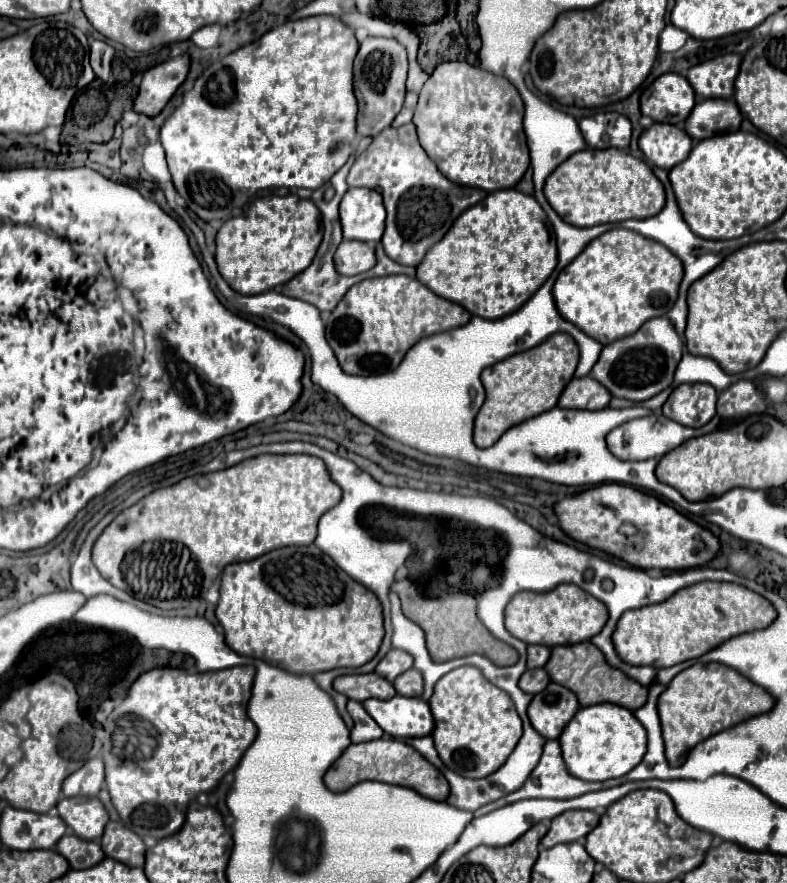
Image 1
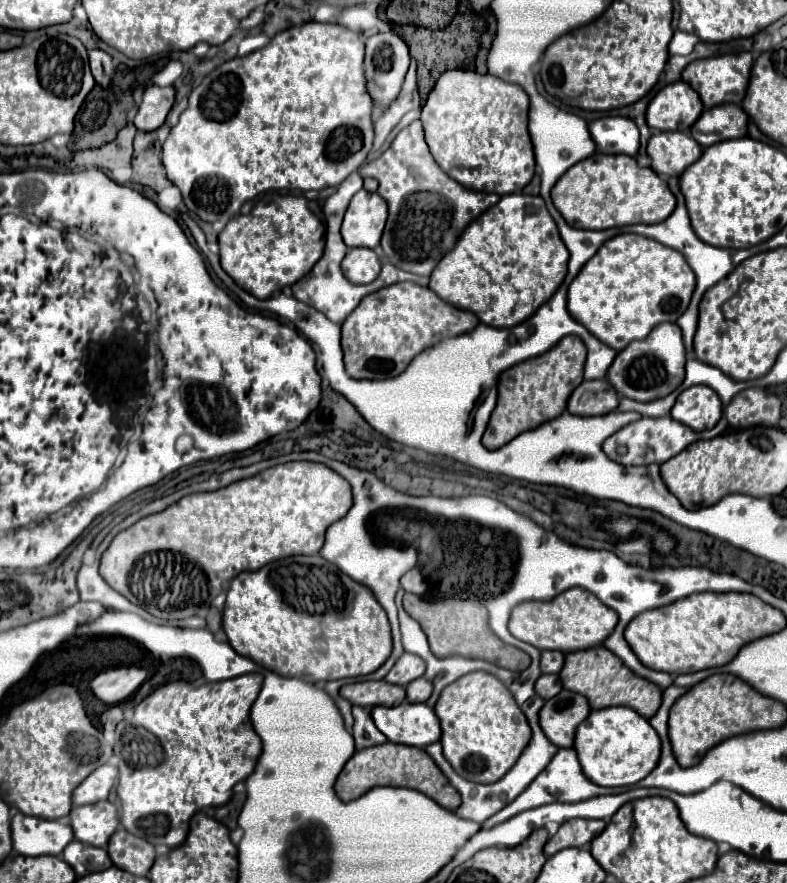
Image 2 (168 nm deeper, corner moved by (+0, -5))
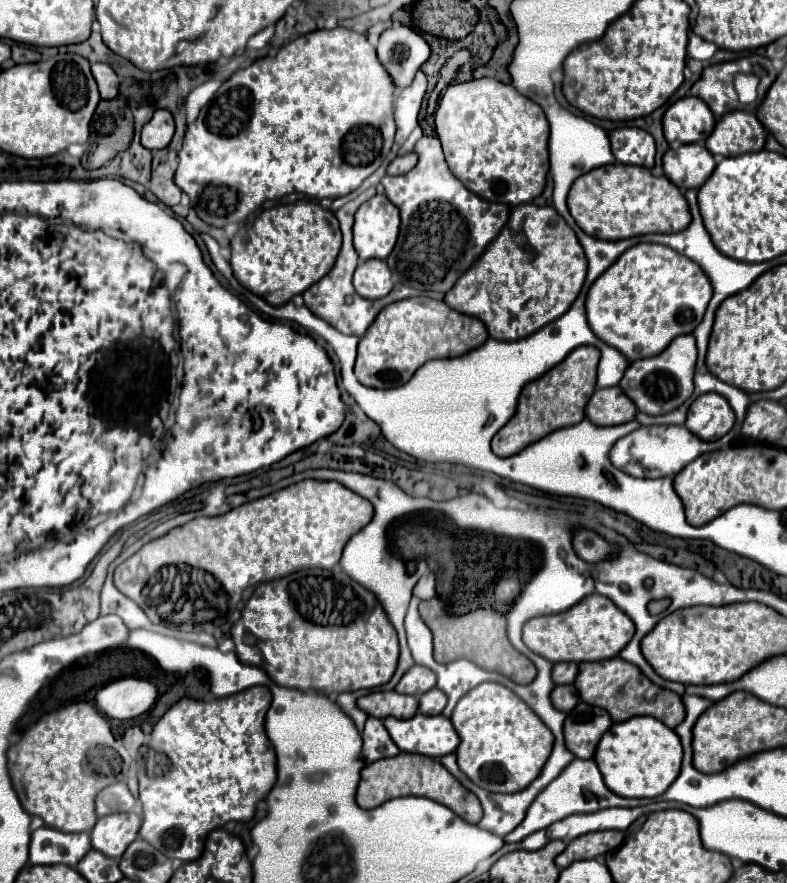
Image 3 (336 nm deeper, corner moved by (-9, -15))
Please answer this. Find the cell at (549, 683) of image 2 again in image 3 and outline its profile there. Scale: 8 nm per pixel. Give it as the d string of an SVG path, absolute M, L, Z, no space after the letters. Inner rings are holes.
M555 686L551 692L551 702L557 710L561 712L569 712L575 708L575 704L579 702L579 692L577 688L571 686Z

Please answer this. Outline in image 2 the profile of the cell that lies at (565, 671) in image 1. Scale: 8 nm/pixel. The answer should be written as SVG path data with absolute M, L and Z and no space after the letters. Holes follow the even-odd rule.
M604 646L566 654L560 680L566 690L586 696L592 710L610 708L610 706L628 706L638 714L642 714L644 718L652 718L662 704L662 688L650 680L636 676L630 668L624 666L624 662L616 654L612 654Z

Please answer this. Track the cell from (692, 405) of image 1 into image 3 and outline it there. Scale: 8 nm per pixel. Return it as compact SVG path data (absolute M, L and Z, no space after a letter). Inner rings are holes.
M703 394L691 406L685 426L701 440L719 440L735 424L735 412L719 394Z

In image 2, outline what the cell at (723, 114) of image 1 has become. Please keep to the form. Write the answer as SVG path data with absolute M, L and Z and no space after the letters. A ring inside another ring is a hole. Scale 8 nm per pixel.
M724 104L704 110L704 114L690 128L692 138L708 148L712 144L742 138L748 130L748 114L738 104Z

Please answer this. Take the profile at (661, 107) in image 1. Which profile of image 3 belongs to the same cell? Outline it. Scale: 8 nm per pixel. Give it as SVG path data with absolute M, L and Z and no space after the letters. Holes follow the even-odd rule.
M685 96L677 100L663 116L665 140L679 140L683 144L701 142L713 132L715 116L709 106L697 96Z

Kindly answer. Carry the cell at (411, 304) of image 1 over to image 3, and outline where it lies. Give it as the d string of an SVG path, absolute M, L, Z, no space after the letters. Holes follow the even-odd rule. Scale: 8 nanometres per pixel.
M417 296L385 306L359 340L355 376L363 386L397 388L409 382L417 368L435 358L455 358L489 338L481 320L451 310L443 300Z

